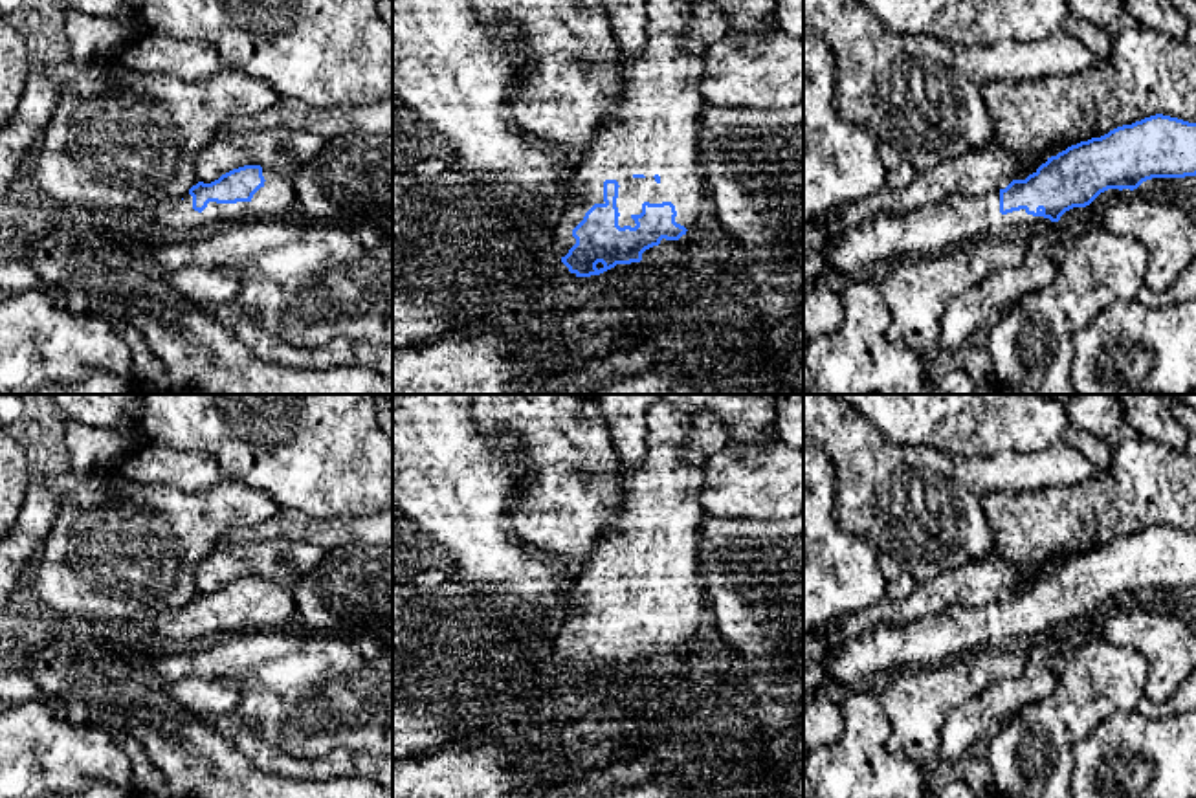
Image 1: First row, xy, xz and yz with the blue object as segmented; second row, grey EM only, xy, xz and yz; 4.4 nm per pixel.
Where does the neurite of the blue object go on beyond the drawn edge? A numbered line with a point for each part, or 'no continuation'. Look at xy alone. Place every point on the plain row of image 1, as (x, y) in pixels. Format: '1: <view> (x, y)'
1: xy (277, 608)

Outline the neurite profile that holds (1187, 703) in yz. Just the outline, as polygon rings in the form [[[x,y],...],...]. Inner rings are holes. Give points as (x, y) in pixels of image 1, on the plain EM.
[[[1196,670],[1181,682],[1176,693],[1168,701],[1165,701],[1161,706],[1143,697],[1137,710],[1145,717],[1152,717],[1157,714],[1181,715],[1196,710]]]

